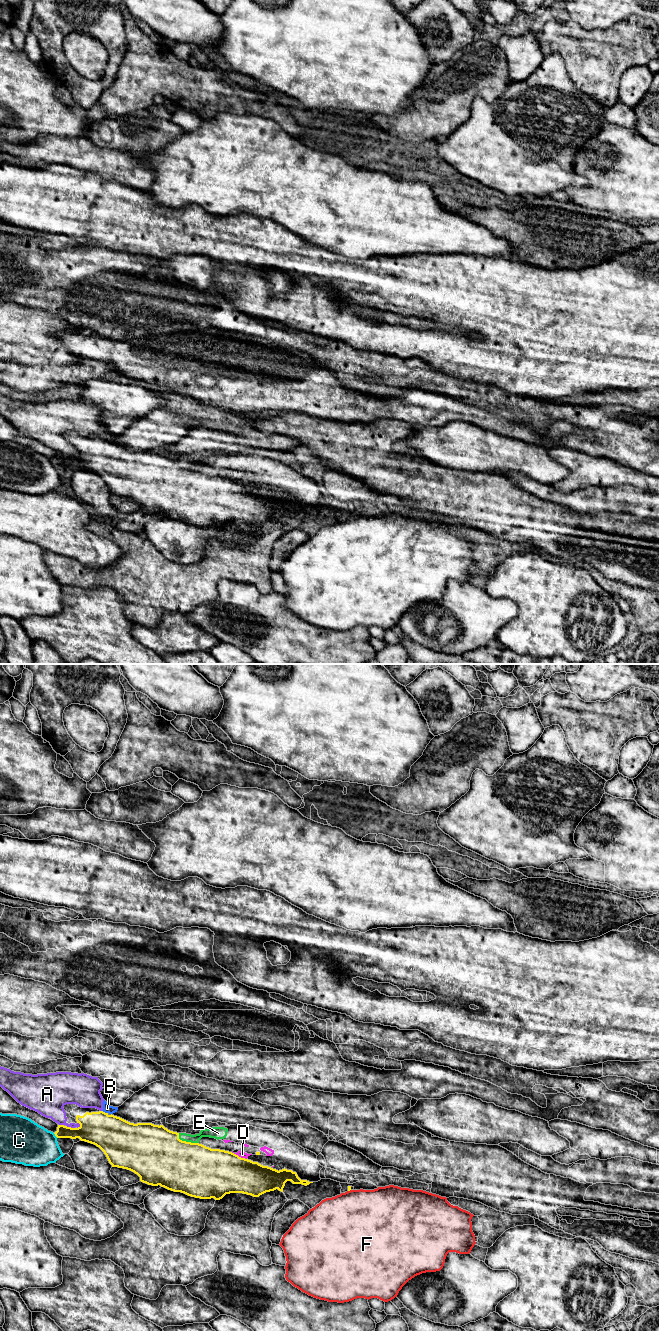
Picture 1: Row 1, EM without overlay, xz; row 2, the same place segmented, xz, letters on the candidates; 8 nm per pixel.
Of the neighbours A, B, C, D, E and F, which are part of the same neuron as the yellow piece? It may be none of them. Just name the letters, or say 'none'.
none

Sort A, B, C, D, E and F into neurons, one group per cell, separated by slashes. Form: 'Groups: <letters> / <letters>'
Groups: A B / C / D E / F

